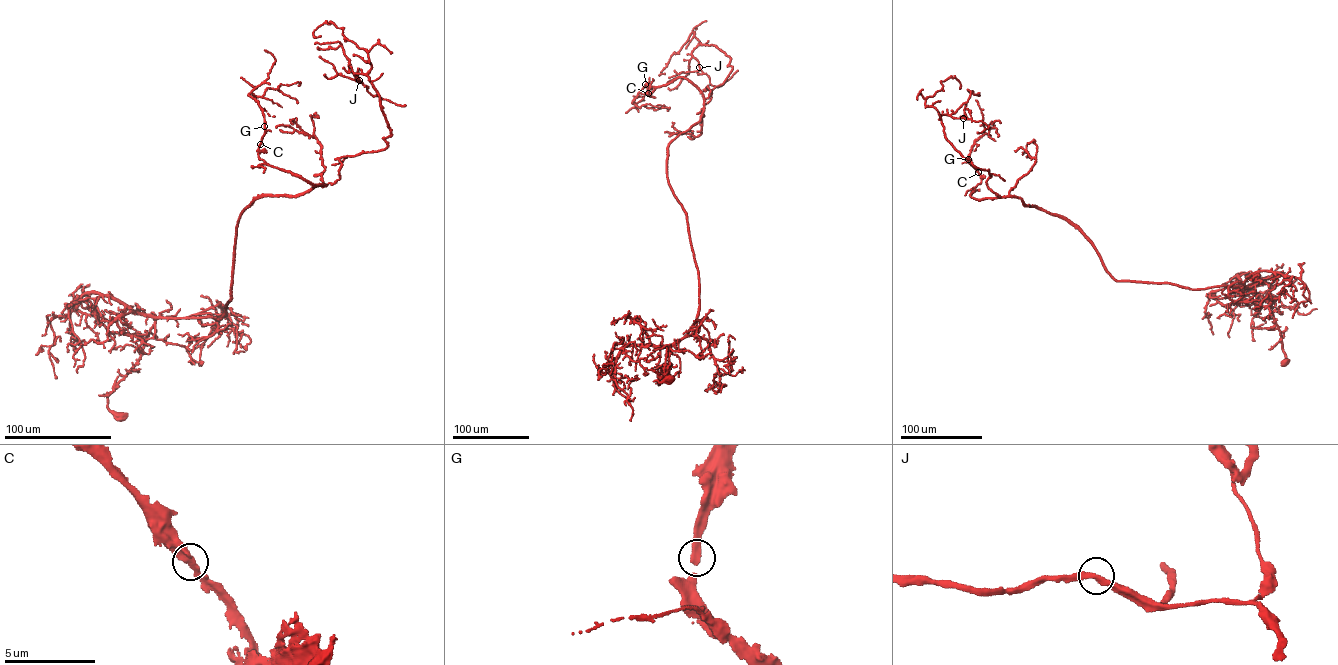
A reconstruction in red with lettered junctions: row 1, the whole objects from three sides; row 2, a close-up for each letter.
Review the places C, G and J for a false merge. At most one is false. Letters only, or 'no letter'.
no letter

